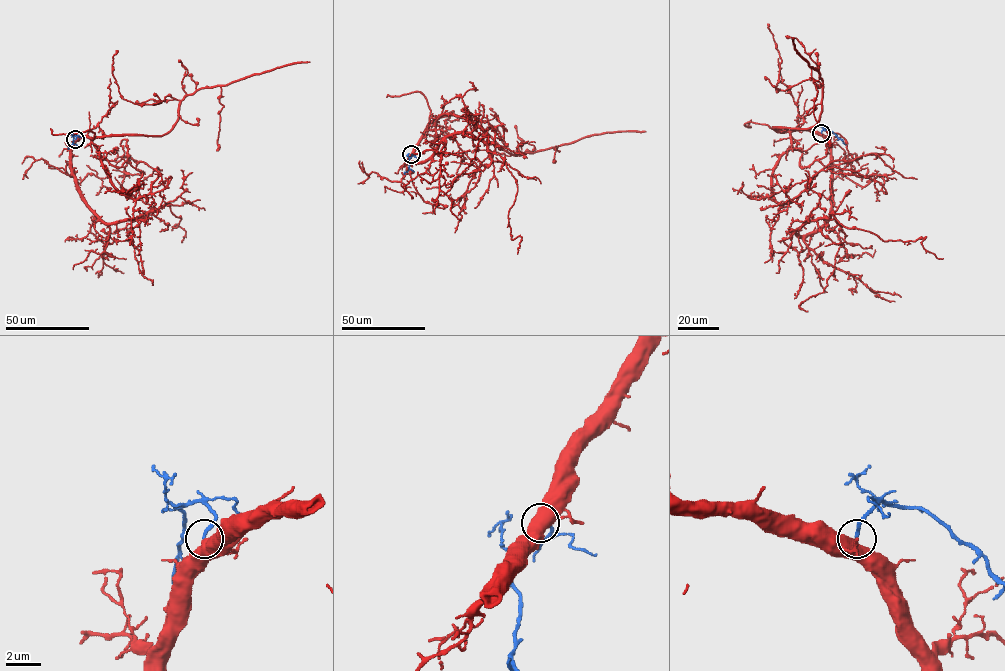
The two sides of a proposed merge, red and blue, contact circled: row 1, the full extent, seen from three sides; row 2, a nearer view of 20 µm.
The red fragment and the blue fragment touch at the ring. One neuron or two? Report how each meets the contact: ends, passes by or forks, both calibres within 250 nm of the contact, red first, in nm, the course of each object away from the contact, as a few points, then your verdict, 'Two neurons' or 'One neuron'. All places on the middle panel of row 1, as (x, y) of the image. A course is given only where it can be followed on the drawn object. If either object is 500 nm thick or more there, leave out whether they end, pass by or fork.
Thickness 650 nm (red) against 200 nm. Course of red: (411, 154), (407, 162), (424, 162), (457, 134), (481, 140), (515, 179), (517, 254). Course of blue: (411, 154), (409, 170), (405, 174). One neuron

